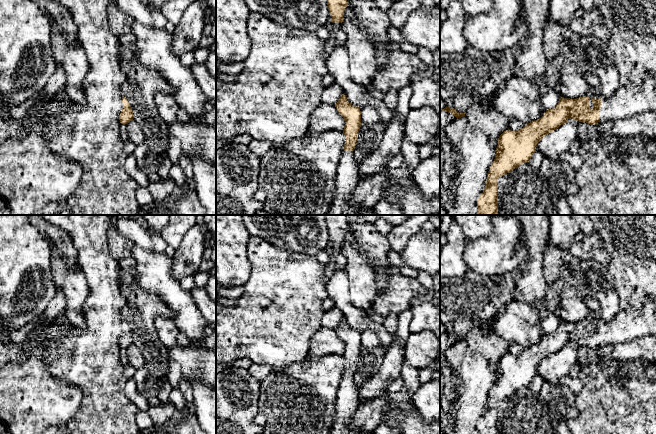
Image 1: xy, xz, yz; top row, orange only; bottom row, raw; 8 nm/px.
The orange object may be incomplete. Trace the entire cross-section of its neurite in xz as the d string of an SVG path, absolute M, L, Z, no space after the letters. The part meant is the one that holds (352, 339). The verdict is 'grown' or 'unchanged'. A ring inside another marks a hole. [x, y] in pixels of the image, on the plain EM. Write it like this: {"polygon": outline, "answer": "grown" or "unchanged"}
{"polygon": "M344 318L335 331L345 344L343 357L346 366L338 386L334 424L329 434L350 434L354 415L359 408L359 389L354 384L353 375L361 351L361 335L349 327Z", "answer": "grown"}

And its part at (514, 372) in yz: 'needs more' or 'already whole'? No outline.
needs more

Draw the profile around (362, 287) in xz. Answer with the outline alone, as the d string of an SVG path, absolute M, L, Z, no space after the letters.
M350 243L343 244L341 254L347 259L344 270L349 278L351 302L363 310L371 308L377 295L373 269Z

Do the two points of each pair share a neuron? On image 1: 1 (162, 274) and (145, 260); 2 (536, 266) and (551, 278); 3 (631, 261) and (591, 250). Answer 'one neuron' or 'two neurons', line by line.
1: one neuron
2: two neurons
3: two neurons

